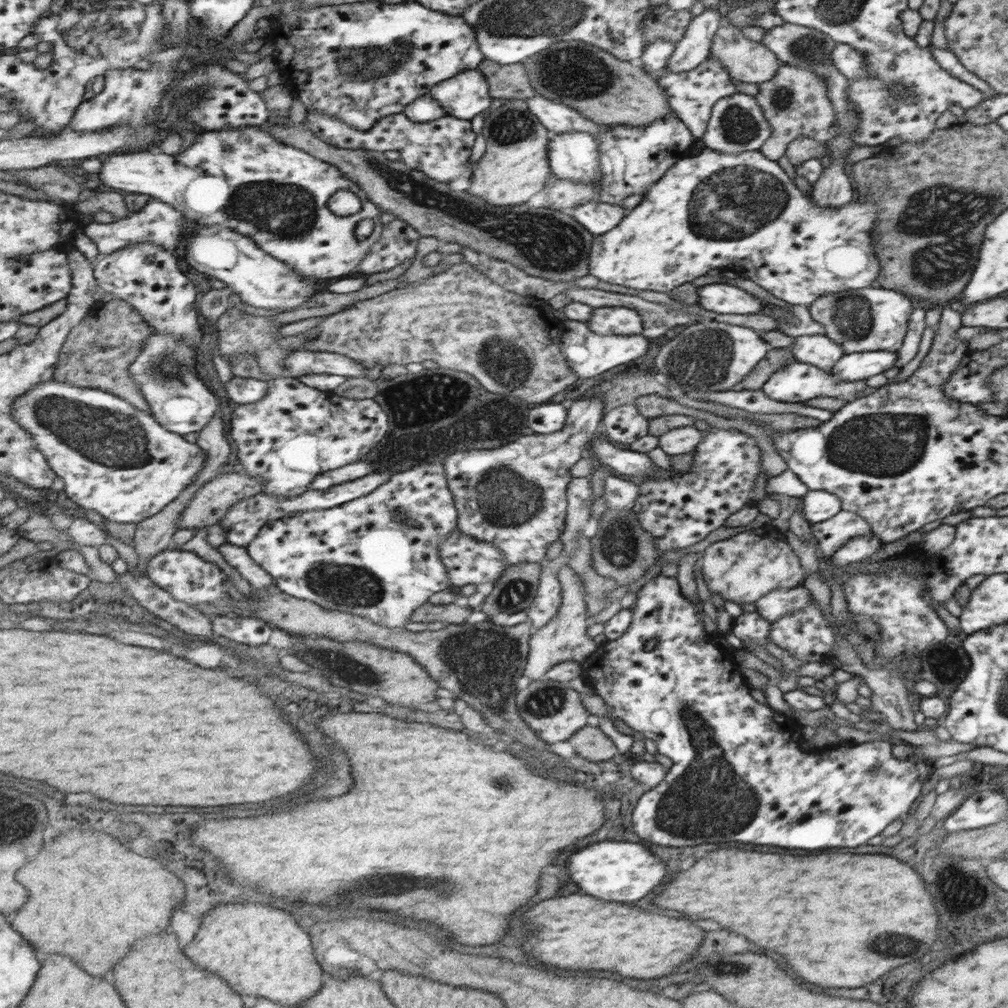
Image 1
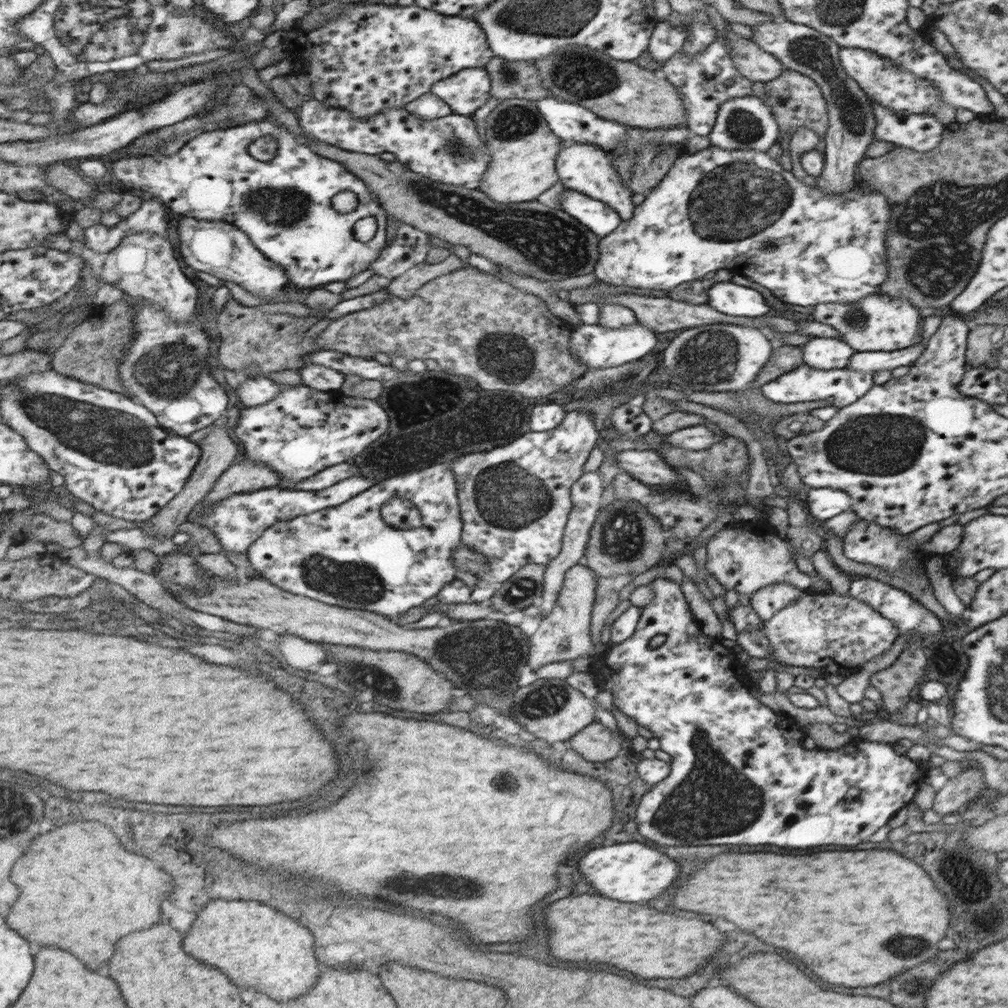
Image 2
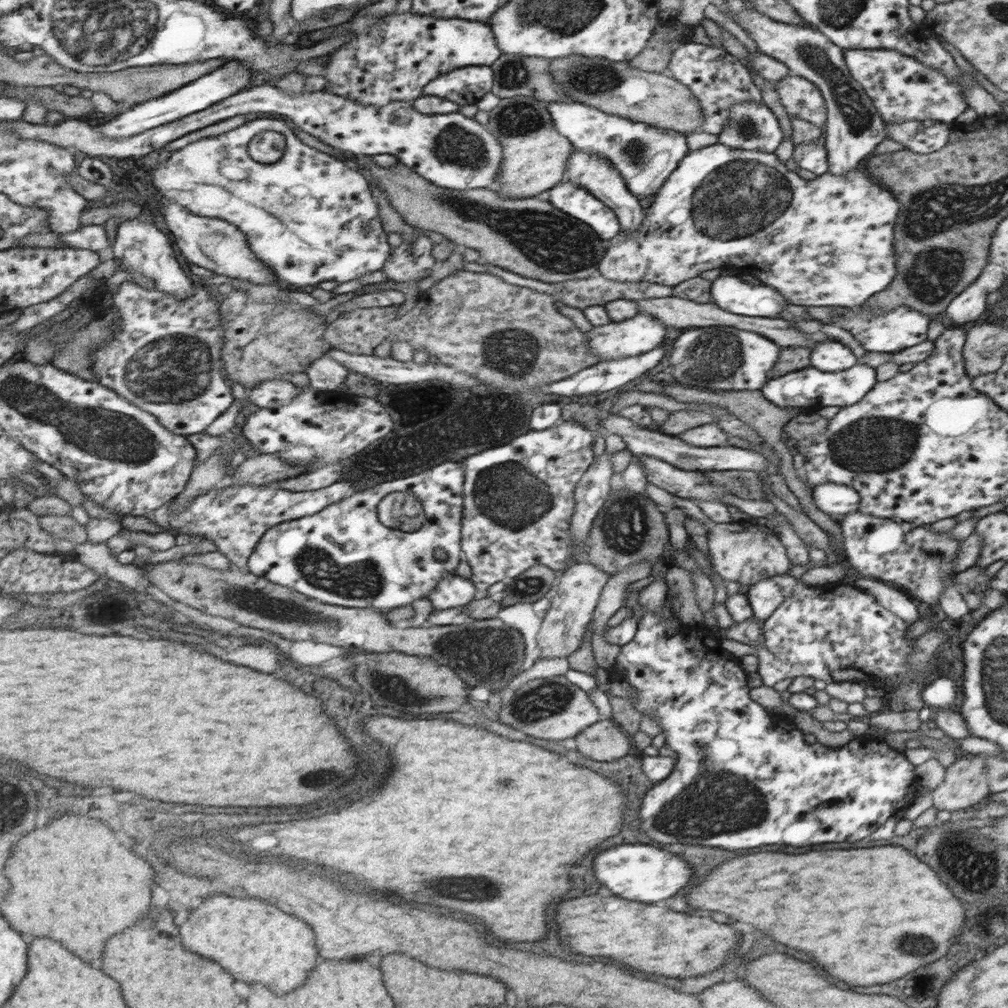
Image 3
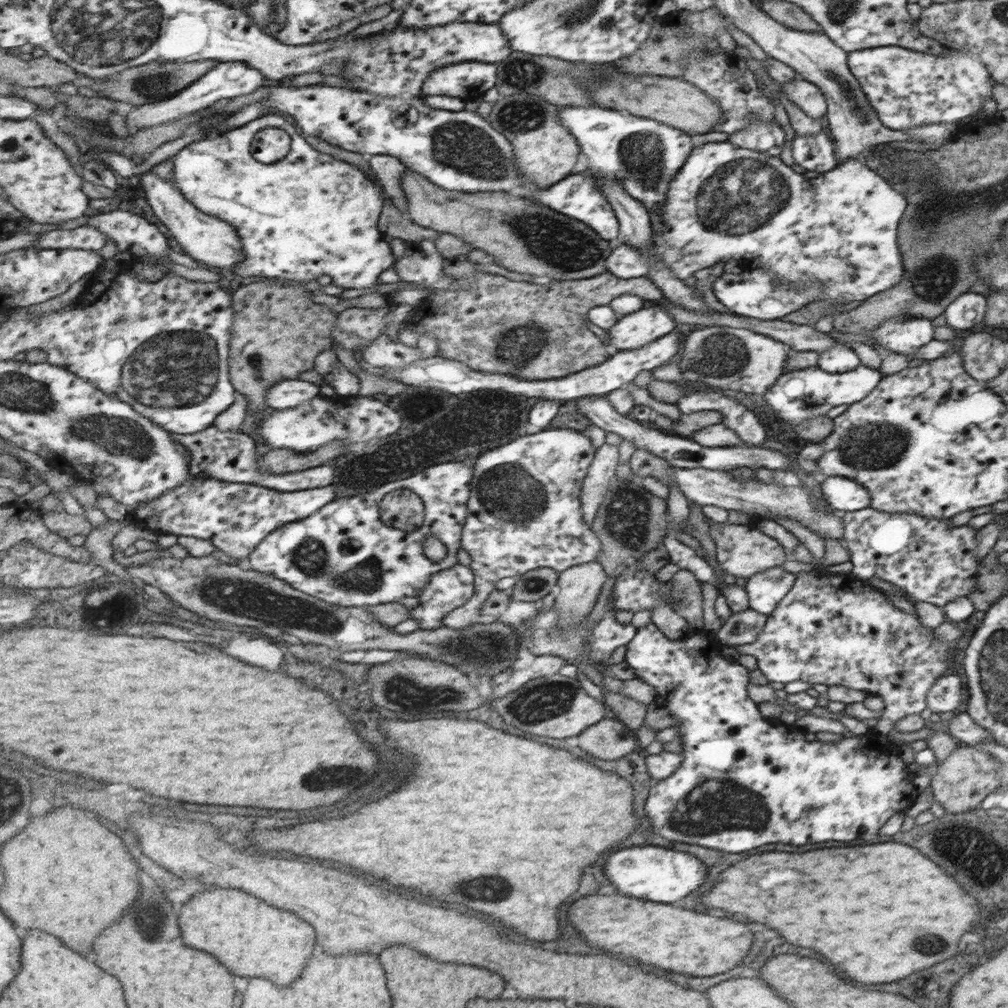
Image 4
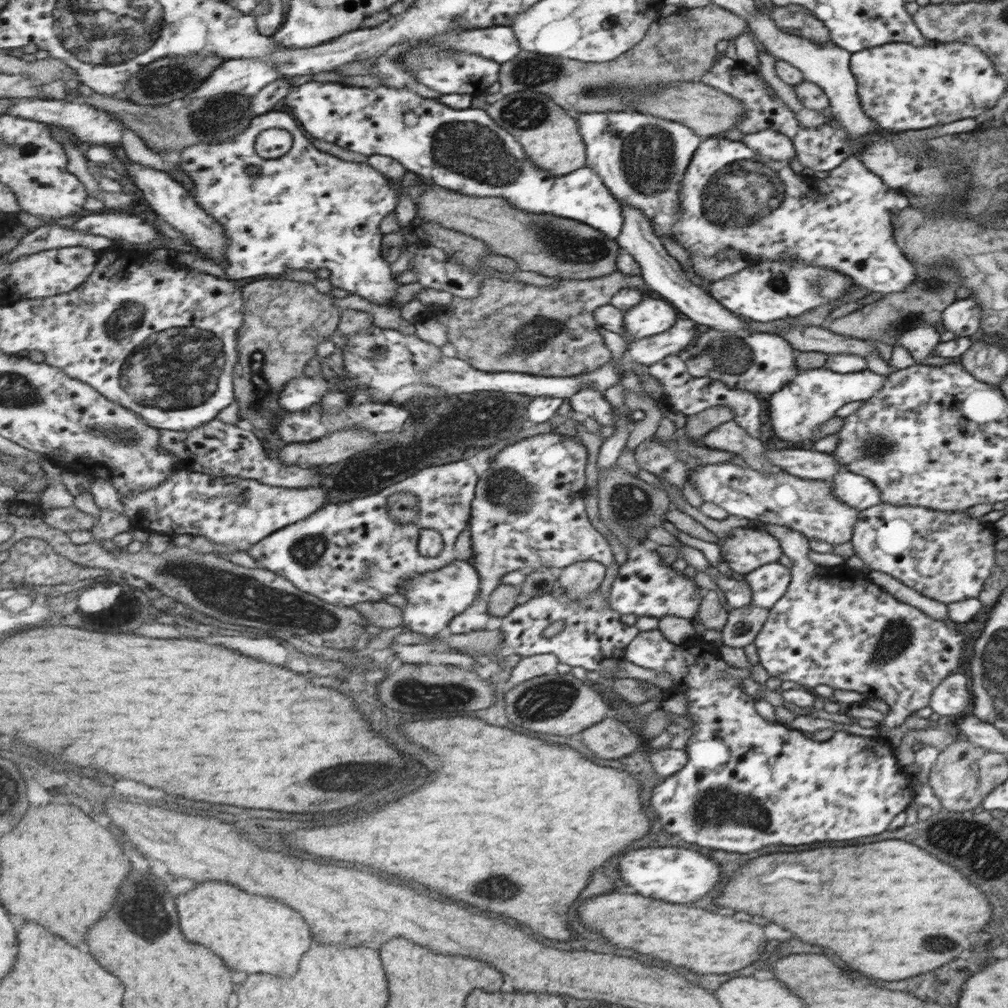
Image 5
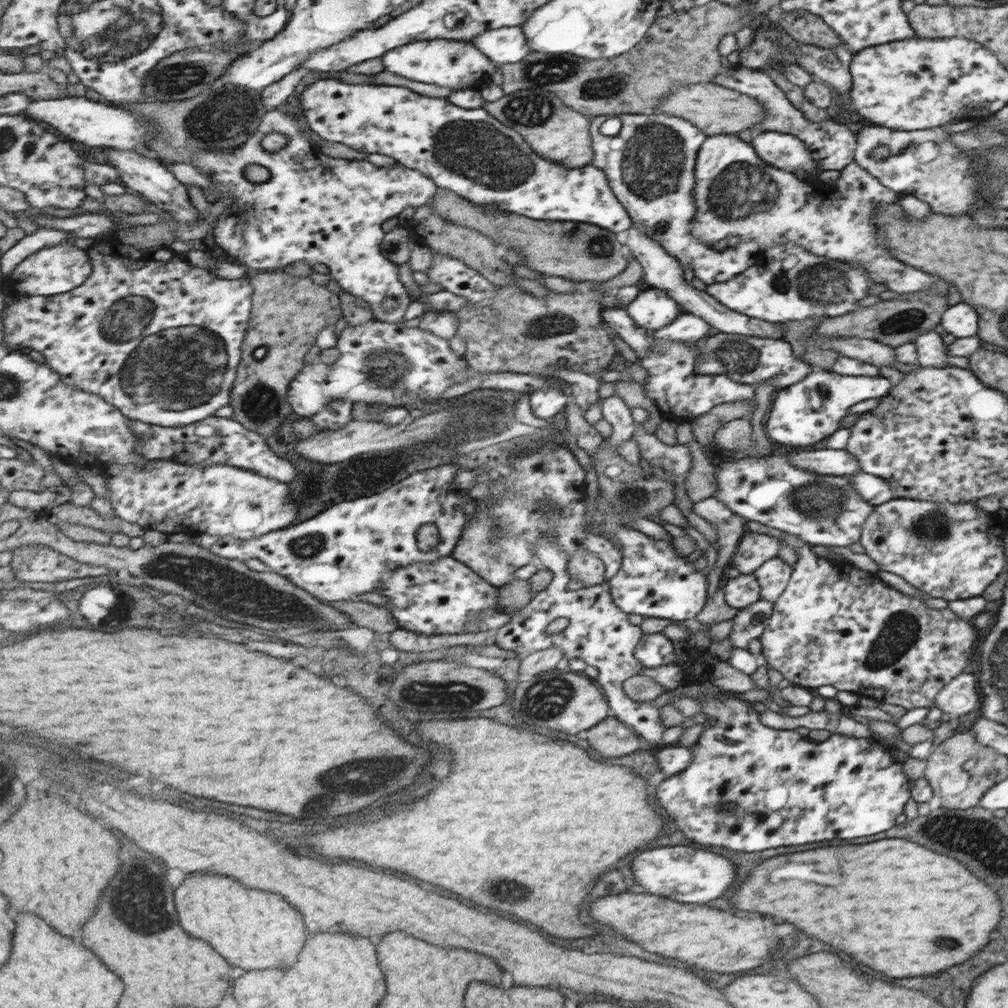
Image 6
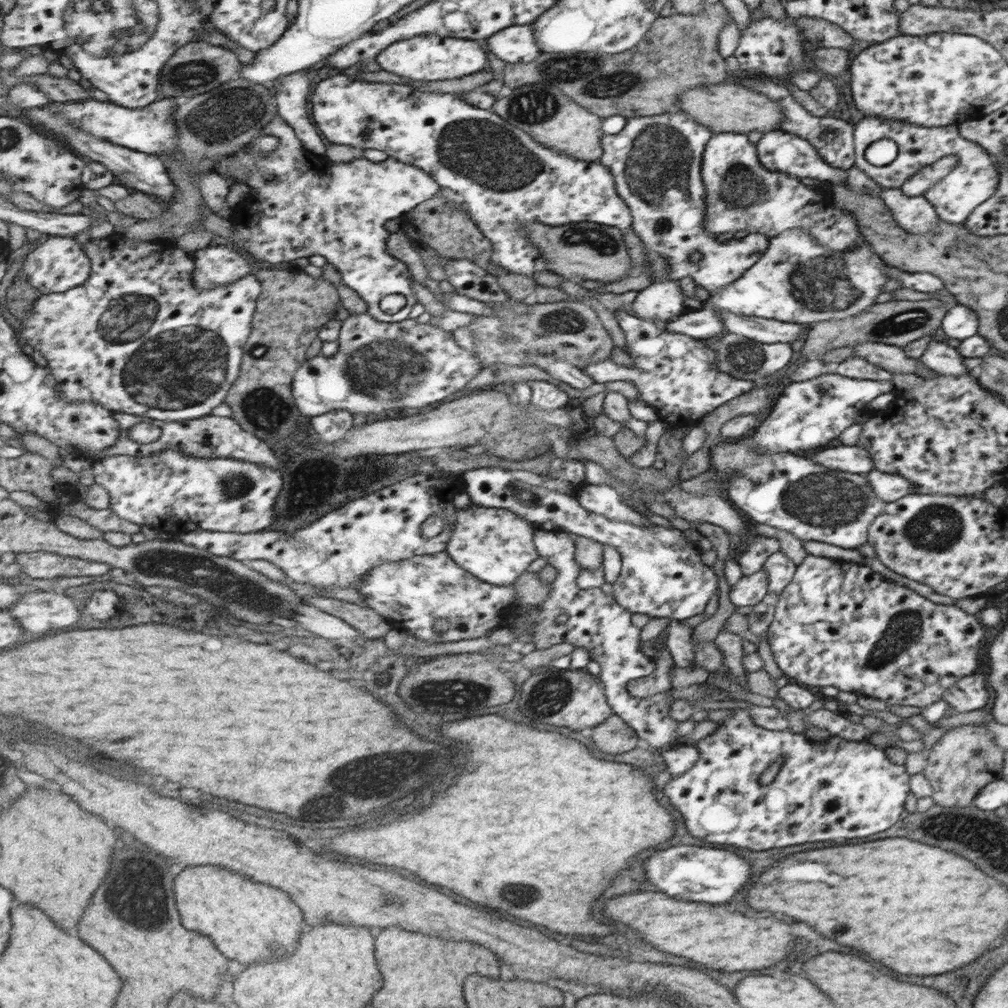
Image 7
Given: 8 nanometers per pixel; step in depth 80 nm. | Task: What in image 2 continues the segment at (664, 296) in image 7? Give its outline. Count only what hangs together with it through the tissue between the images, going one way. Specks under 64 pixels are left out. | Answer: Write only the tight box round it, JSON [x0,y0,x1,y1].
[571,322,657,370]

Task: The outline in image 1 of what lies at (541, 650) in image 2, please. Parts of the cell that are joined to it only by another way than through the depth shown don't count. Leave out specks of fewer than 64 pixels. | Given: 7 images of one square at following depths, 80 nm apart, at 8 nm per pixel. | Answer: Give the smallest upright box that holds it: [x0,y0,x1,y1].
[523,565,597,681]

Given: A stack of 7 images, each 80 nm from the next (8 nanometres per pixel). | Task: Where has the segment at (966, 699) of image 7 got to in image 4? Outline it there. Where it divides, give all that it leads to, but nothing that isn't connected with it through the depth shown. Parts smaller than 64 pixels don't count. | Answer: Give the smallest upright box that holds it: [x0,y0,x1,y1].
[927,673,961,715]

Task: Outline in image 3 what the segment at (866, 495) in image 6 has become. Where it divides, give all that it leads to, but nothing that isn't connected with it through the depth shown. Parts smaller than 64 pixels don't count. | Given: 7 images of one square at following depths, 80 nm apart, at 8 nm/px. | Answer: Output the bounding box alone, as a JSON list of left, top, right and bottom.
[812,482,859,517]

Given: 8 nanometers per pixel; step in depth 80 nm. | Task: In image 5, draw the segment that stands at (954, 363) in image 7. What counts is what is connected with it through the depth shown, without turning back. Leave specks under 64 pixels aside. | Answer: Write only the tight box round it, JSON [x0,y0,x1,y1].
[894,324,939,360]

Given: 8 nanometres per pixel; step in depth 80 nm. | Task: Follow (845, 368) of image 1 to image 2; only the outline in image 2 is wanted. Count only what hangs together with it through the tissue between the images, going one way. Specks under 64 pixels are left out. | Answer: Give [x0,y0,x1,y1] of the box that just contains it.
[846,345,923,375]

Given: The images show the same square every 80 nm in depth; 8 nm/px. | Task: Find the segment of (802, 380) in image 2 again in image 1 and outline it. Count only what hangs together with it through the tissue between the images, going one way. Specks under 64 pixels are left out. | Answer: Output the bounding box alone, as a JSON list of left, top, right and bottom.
[760,361,867,403]

